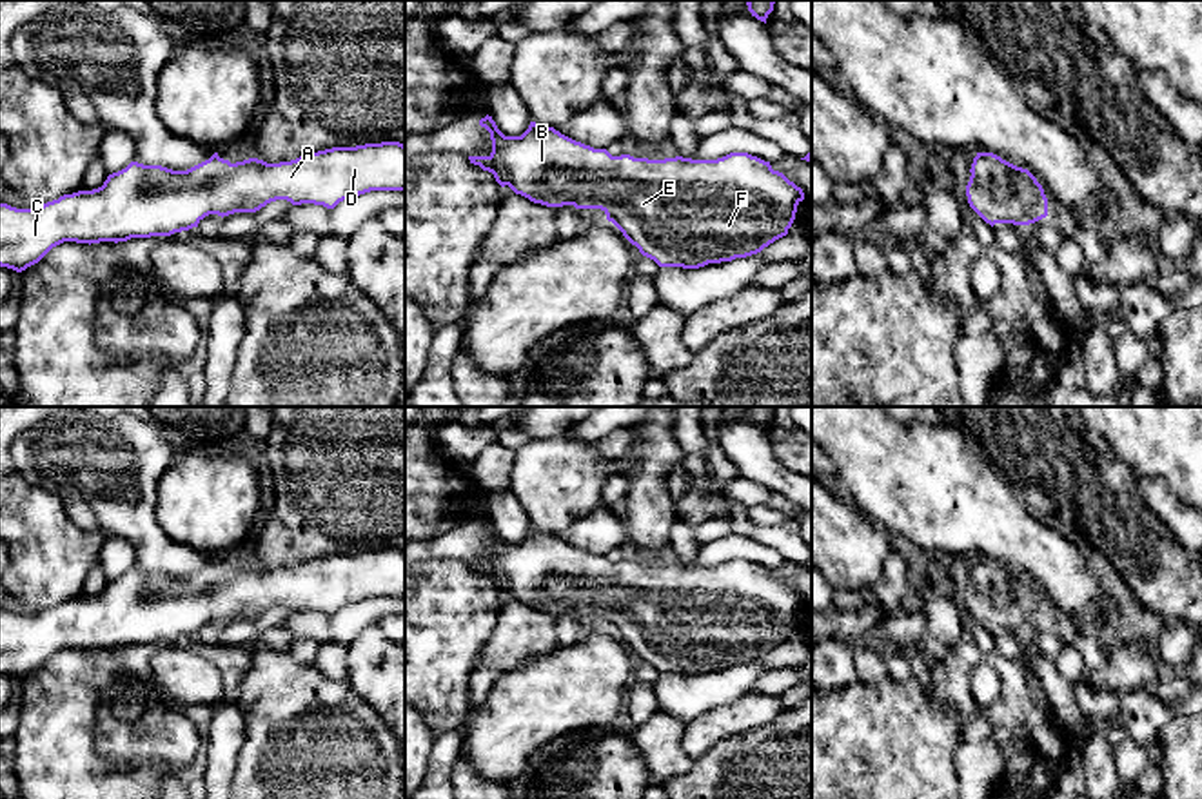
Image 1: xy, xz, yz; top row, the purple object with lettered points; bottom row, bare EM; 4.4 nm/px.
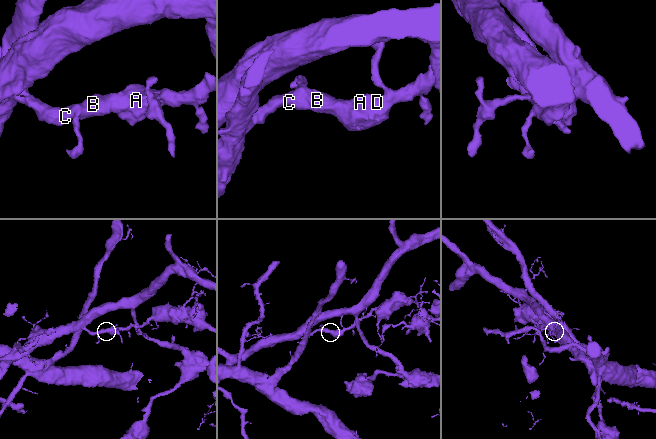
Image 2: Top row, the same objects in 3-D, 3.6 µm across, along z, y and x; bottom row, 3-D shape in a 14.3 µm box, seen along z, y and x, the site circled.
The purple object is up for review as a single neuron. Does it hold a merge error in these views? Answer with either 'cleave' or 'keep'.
keep

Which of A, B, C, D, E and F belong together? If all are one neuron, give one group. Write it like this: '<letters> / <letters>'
A B C D E F

